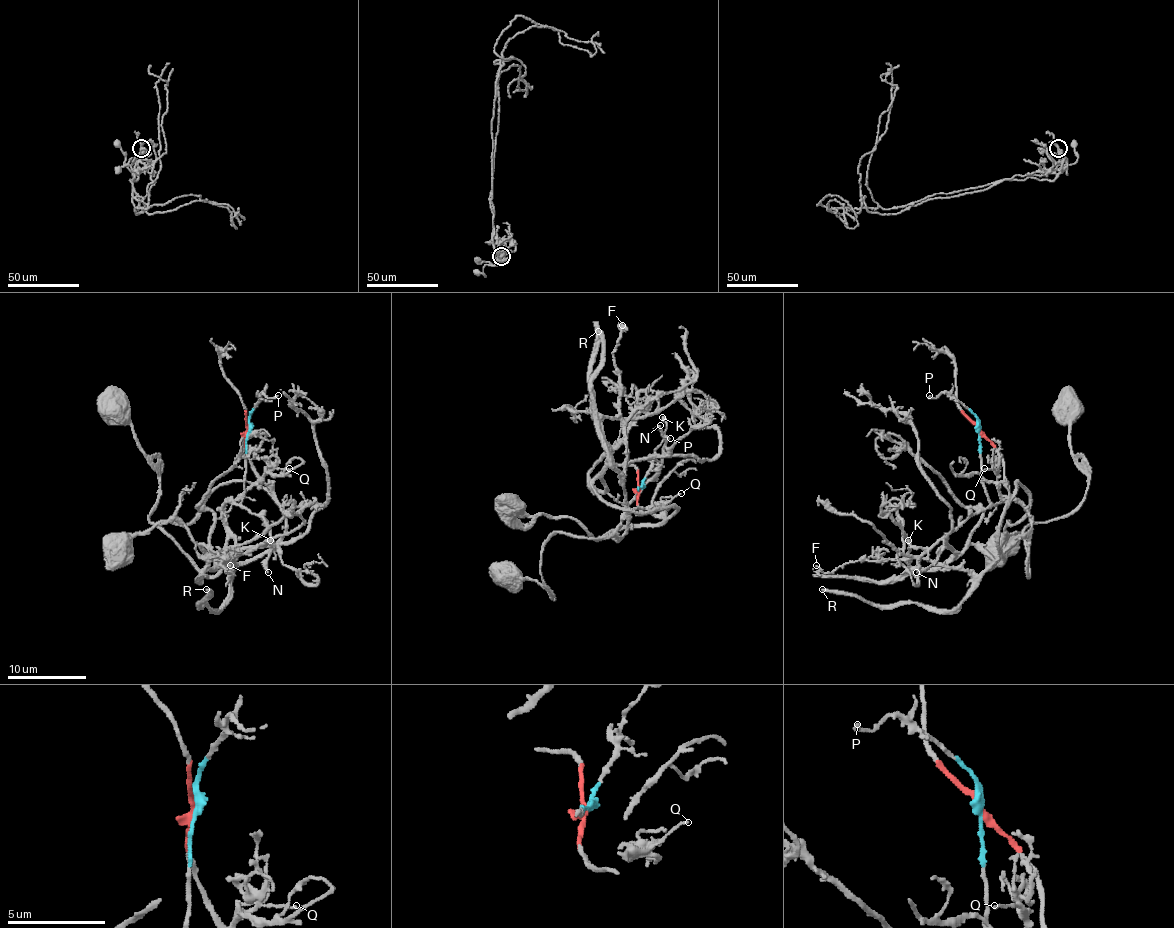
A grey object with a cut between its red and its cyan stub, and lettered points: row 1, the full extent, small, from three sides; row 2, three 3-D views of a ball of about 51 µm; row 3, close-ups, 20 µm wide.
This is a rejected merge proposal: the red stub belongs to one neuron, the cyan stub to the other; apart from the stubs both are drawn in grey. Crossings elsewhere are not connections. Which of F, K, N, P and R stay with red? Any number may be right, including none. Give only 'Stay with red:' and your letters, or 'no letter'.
Stay with red: no letter

